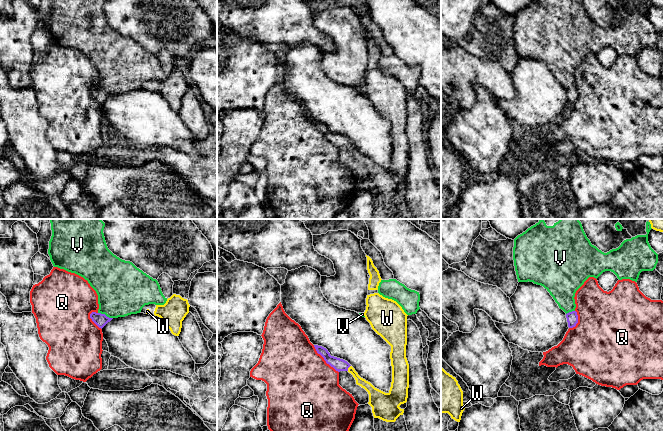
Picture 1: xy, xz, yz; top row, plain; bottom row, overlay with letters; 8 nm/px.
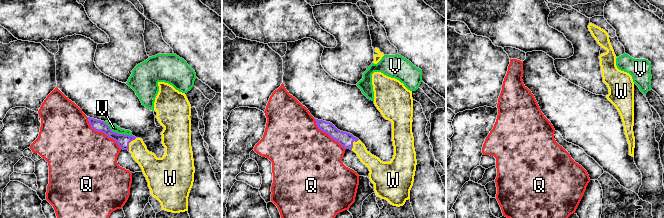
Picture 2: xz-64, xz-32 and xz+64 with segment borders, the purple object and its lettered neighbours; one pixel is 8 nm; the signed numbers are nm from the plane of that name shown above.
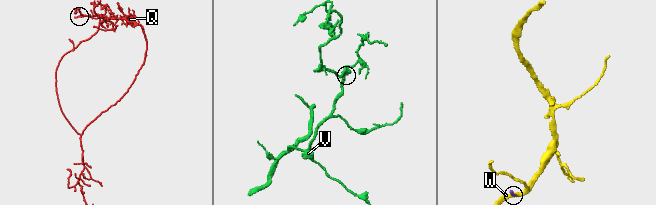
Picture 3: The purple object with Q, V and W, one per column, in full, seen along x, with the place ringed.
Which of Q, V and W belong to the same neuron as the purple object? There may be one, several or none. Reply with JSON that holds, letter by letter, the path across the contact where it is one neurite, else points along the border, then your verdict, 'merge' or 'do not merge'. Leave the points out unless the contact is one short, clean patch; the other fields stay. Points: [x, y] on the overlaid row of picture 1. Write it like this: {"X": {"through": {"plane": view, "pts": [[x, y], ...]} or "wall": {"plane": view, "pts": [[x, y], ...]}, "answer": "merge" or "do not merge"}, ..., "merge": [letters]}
{"Q": {"answer": "do not merge"}, "V": {"answer": "do not merge"}, "W": {"through": {"plane": "xz", "pts": [[338, 364], [348, 367], [363, 383]]}, "answer": "merge"}, "merge": ["W"]}

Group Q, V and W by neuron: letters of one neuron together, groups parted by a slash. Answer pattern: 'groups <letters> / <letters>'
groups Q / V / W

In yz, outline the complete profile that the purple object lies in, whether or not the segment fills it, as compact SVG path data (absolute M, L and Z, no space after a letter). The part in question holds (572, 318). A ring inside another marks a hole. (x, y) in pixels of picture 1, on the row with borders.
M572 311L566 314L568 327L573 328L578 323L578 315L576 311Z

